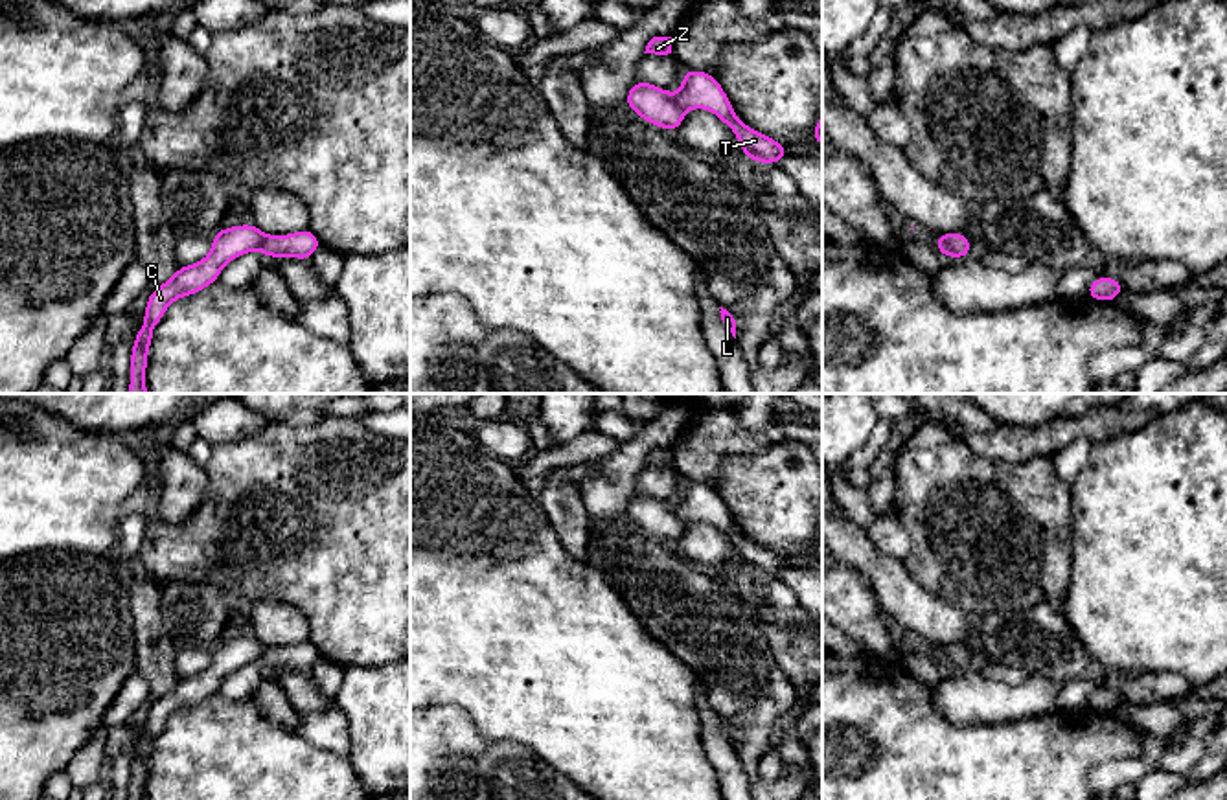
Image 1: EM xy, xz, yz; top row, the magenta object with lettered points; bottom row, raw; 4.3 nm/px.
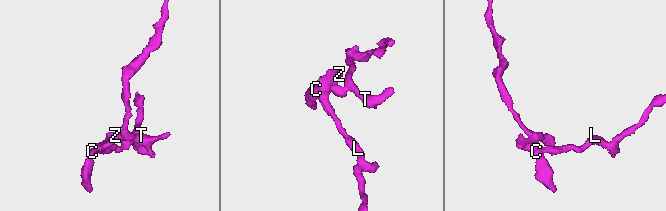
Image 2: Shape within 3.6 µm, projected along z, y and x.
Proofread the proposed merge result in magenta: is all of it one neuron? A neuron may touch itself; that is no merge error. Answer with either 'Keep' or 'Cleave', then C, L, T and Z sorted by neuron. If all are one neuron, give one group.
Cleave. Groups: C L Z / T

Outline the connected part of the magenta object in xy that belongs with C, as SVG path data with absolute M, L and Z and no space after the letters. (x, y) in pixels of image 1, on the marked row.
M256 224L221 228L212 241L212 252L204 259L178 267L164 285L151 291L145 305L143 326L134 335L134 346L131 351L129 394L147 394L145 370L149 346L153 342L153 327L164 318L169 303L182 296L201 292L219 280L226 263L252 250L261 252L265 241L267 234L263 234Z

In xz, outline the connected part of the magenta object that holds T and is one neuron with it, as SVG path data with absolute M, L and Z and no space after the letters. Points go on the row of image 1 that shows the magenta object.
M684 70L677 94L682 110L705 109L714 112L736 134L743 154L756 164L778 164L789 151L776 140L751 129L734 112L723 86L703 70Z

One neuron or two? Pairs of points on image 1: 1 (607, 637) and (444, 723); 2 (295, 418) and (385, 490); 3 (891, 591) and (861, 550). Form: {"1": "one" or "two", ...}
{"1": "two", "2": "two", "3": "one"}

